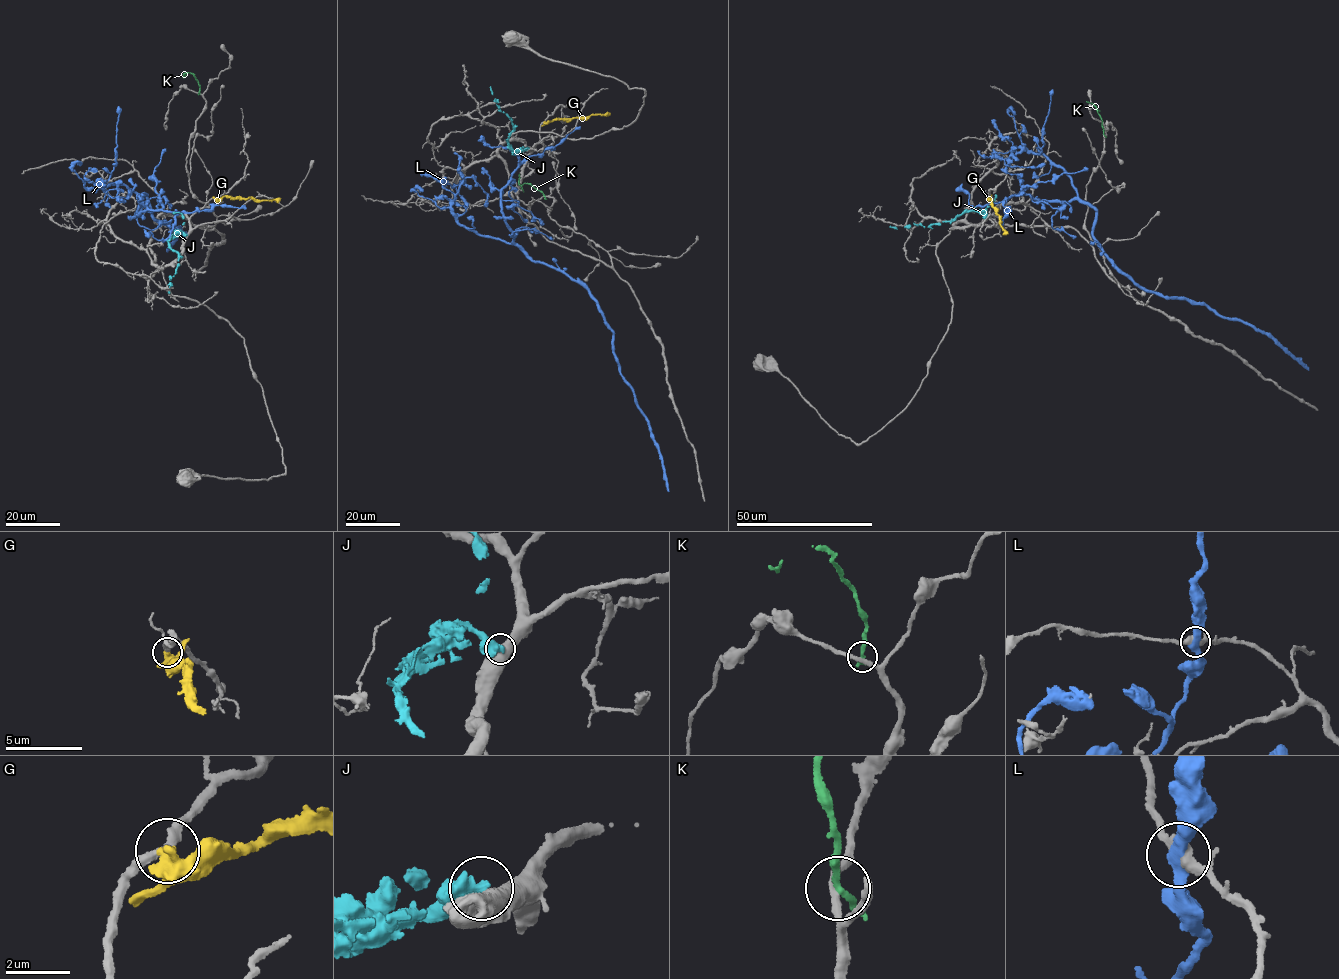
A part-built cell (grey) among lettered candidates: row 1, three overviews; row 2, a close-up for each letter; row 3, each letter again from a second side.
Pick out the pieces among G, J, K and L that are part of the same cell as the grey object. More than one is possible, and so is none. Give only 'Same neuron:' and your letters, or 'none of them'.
Same neuron: none of them

